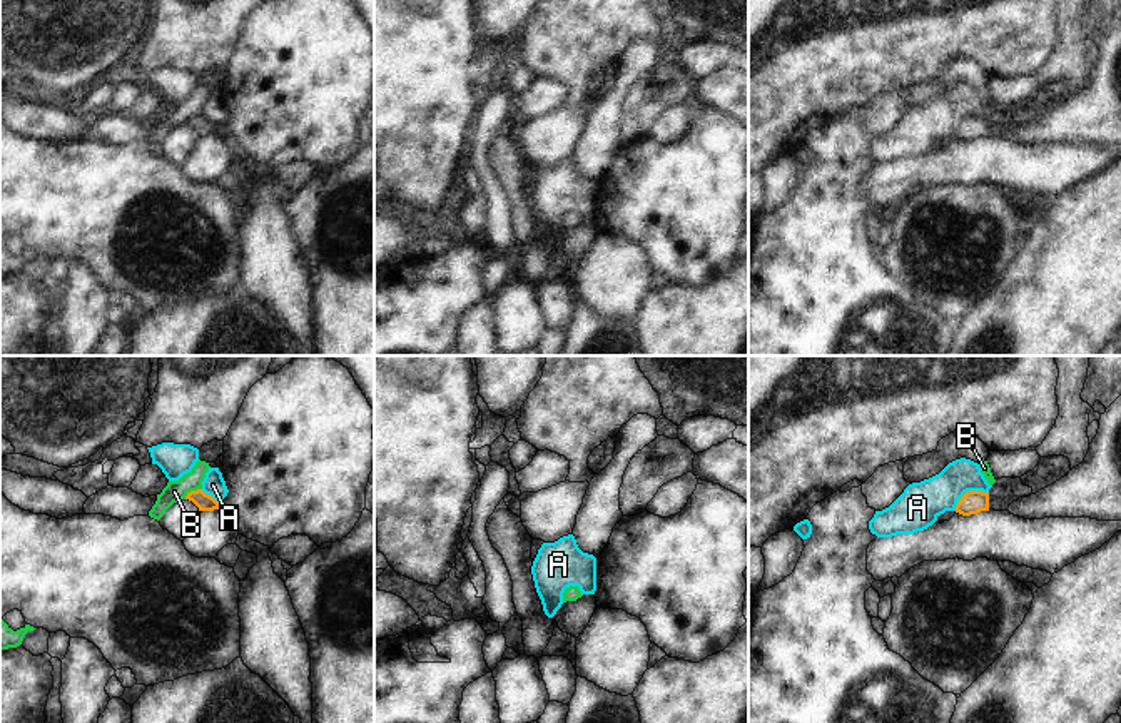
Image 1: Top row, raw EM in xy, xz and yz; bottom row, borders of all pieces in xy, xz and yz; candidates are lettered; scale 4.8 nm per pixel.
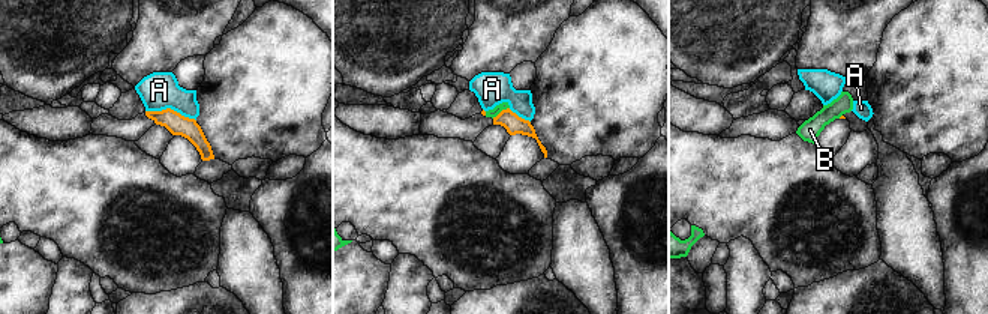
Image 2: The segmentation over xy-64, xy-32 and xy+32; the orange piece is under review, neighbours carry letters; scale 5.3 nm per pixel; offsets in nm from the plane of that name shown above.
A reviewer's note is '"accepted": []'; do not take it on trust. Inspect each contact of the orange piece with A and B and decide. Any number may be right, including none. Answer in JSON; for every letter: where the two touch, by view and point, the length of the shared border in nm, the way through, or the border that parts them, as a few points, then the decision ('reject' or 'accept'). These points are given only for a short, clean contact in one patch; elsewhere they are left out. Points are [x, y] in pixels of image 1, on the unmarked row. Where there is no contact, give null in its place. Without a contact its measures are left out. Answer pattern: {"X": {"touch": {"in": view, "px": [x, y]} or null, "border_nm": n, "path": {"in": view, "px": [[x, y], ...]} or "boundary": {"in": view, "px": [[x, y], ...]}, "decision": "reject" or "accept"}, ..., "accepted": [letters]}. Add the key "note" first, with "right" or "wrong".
{"note": "right", "A": {"touch": {"in": "yz", "px": [968, 117]}, "border_nm": 190, "boundary": {"in": "yz", "px": [[988, 117], [968, 117], [954, 136]]}, "decision": "reject"}, "B": {"touch": {"in": "xy", "px": [192, 117]}, "border_nm": 100, "boundary": {"in": "xy", "px": [[201, 114], [192, 116], [184, 124]]}, "decision": "reject"}, "accepted": []}

